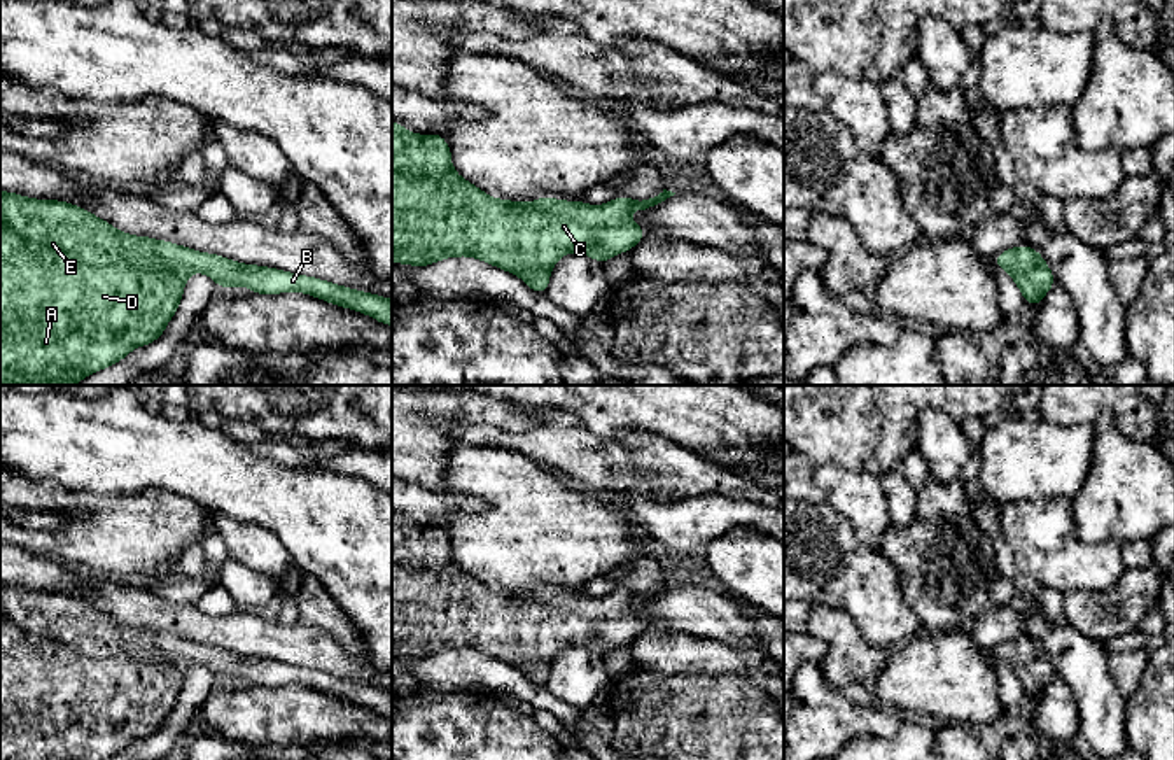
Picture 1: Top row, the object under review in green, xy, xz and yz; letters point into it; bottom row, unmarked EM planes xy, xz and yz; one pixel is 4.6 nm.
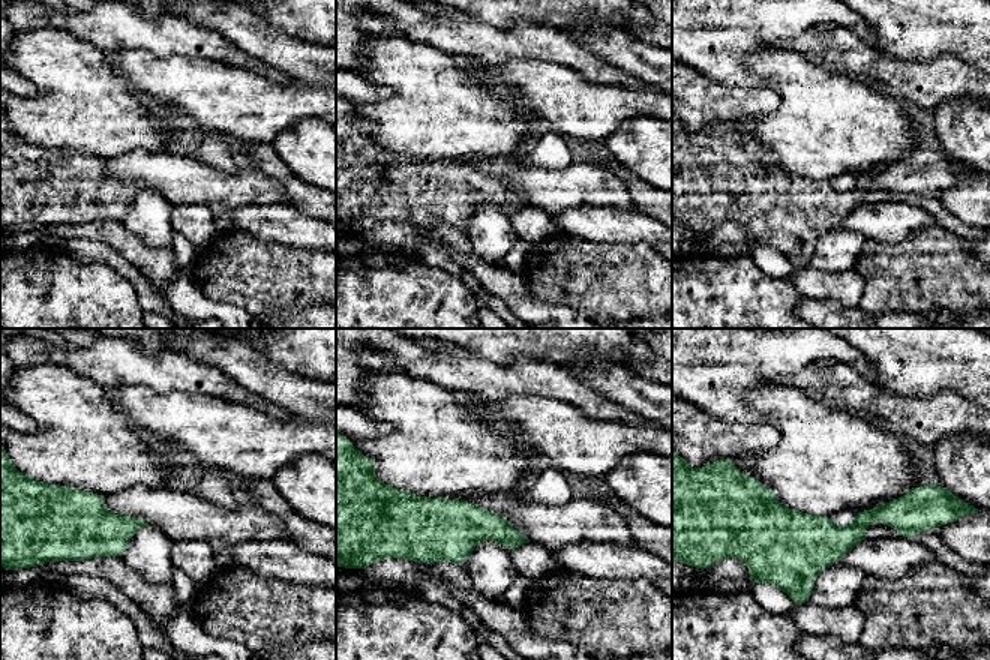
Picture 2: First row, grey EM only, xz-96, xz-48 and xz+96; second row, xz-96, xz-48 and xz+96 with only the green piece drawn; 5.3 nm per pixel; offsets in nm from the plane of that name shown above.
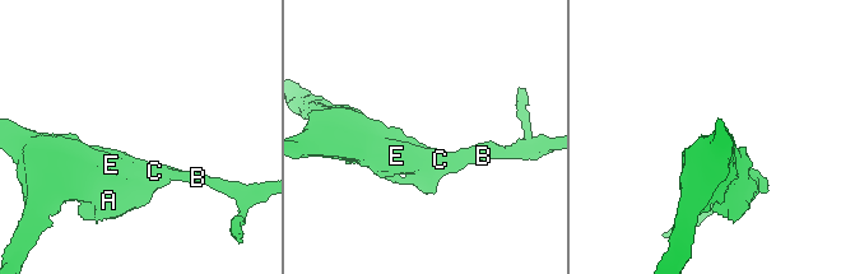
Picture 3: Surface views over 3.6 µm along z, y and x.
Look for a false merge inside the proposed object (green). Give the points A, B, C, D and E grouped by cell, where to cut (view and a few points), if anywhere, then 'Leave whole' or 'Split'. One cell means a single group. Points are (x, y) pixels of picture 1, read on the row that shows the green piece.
Groups: A B C D E. No split. Leave whole

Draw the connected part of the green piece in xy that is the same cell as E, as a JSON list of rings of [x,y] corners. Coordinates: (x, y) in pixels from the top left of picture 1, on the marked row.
[[[0,191],[0,385],[75,385],[122,361],[133,348],[156,341],[177,313],[187,277],[196,271],[224,289],[297,291],[392,326],[388,298],[126,235],[75,203]]]

